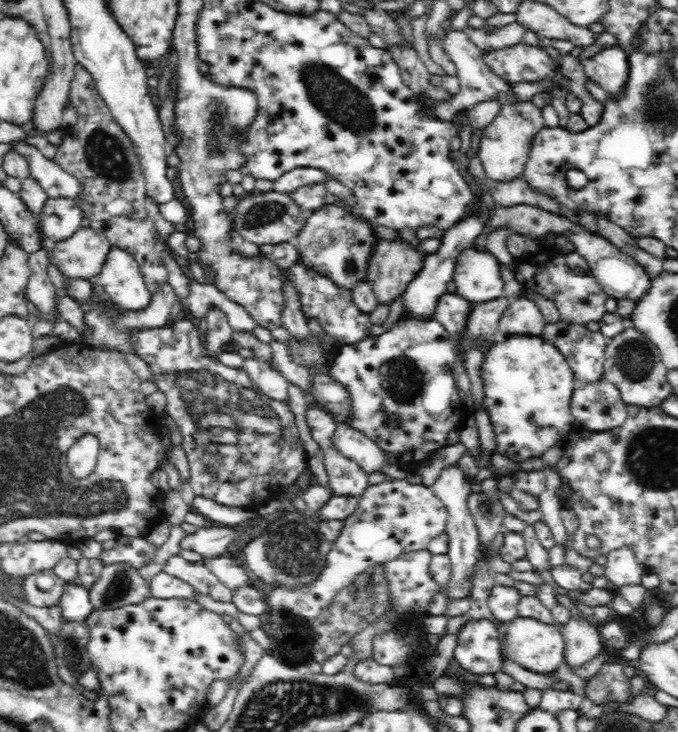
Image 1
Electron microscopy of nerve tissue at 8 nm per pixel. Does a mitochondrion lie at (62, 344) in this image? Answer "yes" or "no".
no

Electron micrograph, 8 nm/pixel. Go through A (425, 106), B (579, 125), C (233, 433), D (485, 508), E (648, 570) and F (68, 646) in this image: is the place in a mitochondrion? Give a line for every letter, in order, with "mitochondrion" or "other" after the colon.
A: other
B: other
C: mitochondrion
D: mitochondrion
E: other
F: mitochondrion

